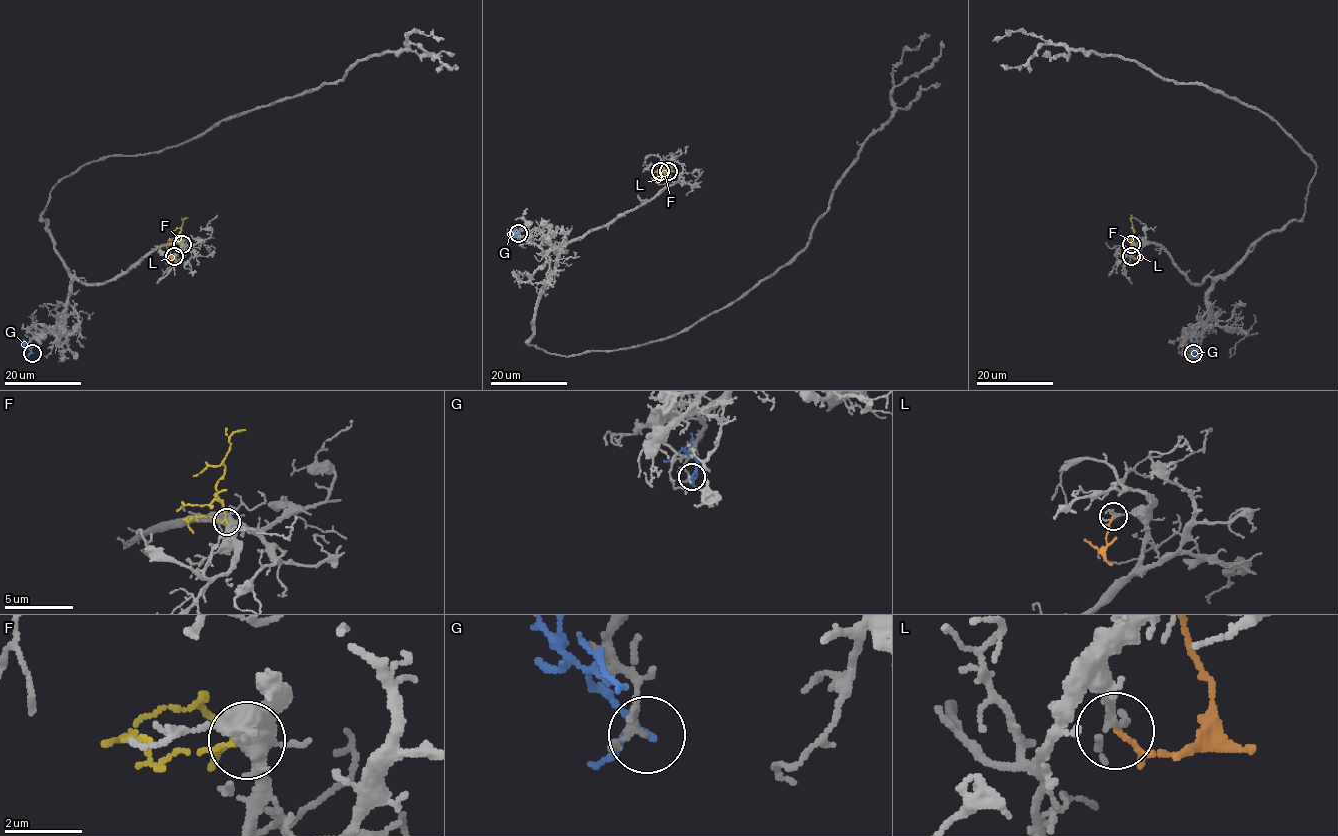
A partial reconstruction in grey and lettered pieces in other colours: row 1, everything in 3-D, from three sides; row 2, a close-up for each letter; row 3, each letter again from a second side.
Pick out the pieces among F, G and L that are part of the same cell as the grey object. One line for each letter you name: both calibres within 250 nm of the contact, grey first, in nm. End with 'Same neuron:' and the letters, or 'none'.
F: calibres 380 and 110 nm
Same neuron: F

